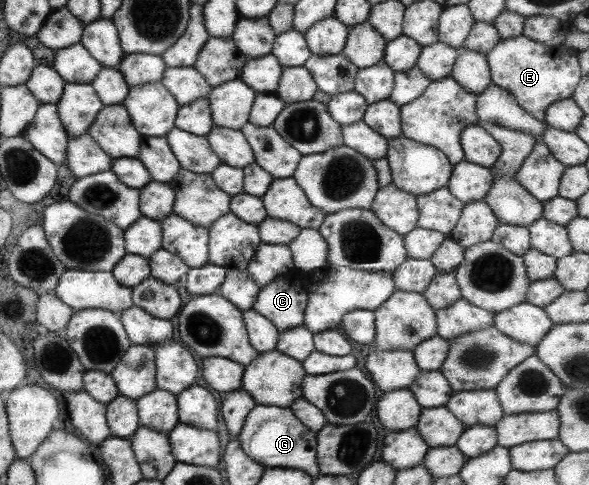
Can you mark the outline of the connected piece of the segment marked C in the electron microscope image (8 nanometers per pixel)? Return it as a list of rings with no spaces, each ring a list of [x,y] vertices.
[[[293,267],[284,277],[274,279],[259,288],[251,309],[270,320],[279,332],[288,328],[302,326],[304,308],[308,298],[308,286],[310,287],[310,277],[312,277],[312,272],[310,275],[301,273]]]

